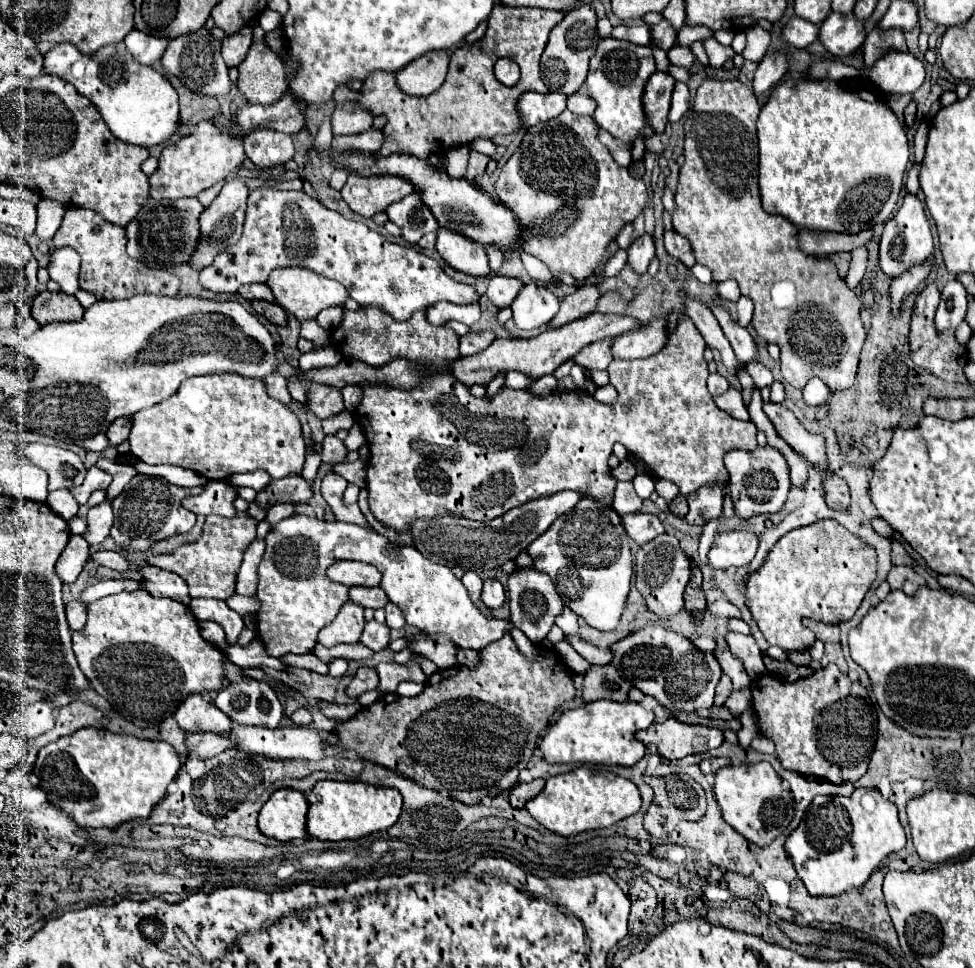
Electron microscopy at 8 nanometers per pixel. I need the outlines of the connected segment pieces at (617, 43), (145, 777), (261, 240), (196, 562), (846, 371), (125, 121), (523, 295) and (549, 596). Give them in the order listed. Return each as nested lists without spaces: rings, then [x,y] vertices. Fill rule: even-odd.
[[[605,38],[599,42],[597,52],[591,60],[591,68],[587,74],[587,90],[589,96],[595,100],[595,122],[607,130],[613,138],[617,138],[621,144],[631,148],[637,138],[647,140],[653,136],[653,128],[647,120],[645,106],[643,106],[643,92],[649,76],[657,70],[653,52],[649,46],[635,46],[629,42]]]
[[[83,728],[57,742],[47,744],[39,750],[35,762],[35,774],[39,776],[39,786],[45,790],[47,800],[65,810],[73,822],[81,828],[111,828],[115,830],[123,822],[135,818],[149,818],[153,806],[165,796],[167,786],[179,772],[179,756],[167,742],[139,740],[133,736],[119,736],[99,728]]]
[[[257,188],[249,194],[243,236],[231,248],[225,248],[211,266],[201,270],[201,286],[213,292],[237,292],[243,284],[265,282],[277,268],[301,266],[321,276],[341,282],[353,300],[361,306],[379,306],[395,320],[409,320],[413,312],[427,310],[437,302],[475,304],[479,294],[471,284],[463,284],[445,274],[429,256],[415,248],[399,246],[369,230],[363,222],[343,218],[325,208],[305,190],[285,192]]]
[[[207,516],[203,534],[193,544],[183,544],[171,554],[159,554],[151,556],[147,562],[171,570],[179,574],[185,582],[189,582],[189,594],[193,598],[207,596],[207,598],[221,598],[227,600],[231,594],[235,594],[235,578],[239,572],[239,564],[243,560],[245,548],[255,540],[255,524],[251,518],[223,518],[223,516]]]
[[[709,76],[699,86],[693,108],[685,120],[685,164],[679,170],[673,226],[675,232],[691,242],[695,260],[711,270],[713,282],[733,278],[737,280],[741,294],[753,300],[753,328],[759,338],[781,348],[781,374],[791,386],[803,390],[811,378],[819,376],[833,390],[845,390],[855,382],[859,352],[865,340],[865,330],[859,318],[861,300],[839,278],[833,262],[817,260],[799,250],[797,228],[789,224],[789,220],[783,216],[771,216],[761,208],[755,128],[759,110],[753,90],[741,80],[717,80]]]
[[[57,44],[43,58],[43,72],[59,76],[89,98],[119,140],[151,148],[167,142],[179,128],[175,88],[151,66],[129,60],[129,54],[121,44],[117,44],[117,48],[101,48],[97,56],[81,56],[73,44]]]
[[[527,284],[511,304],[513,320],[521,330],[537,330],[547,326],[559,312],[559,298],[537,284]]]
[[[535,568],[515,570],[509,576],[509,582],[507,582],[507,596],[509,596],[509,608],[511,608],[511,622],[519,630],[523,630],[529,636],[529,640],[533,640],[535,644],[541,642],[547,636],[555,618],[565,608],[565,604],[563,604],[559,592],[555,590],[553,582],[549,578],[545,578],[543,572],[537,572]]]

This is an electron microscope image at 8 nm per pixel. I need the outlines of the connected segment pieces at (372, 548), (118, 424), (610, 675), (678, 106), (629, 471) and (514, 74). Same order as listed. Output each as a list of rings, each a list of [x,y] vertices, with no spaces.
[[[293,514],[285,520],[281,520],[269,534],[265,536],[265,554],[259,564],[259,586],[257,586],[257,598],[261,600],[261,608],[257,612],[257,630],[259,638],[265,644],[267,652],[275,658],[293,652],[293,654],[305,654],[311,652],[313,646],[317,644],[317,632],[329,624],[339,608],[349,600],[347,588],[341,584],[331,582],[325,576],[325,570],[333,564],[333,560],[361,560],[361,562],[371,562],[373,566],[381,568],[383,572],[383,582],[381,588],[385,590],[387,598],[401,608],[405,614],[405,620],[409,626],[425,632],[425,634],[445,634],[449,636],[457,646],[461,648],[485,648],[491,642],[499,640],[507,632],[513,630],[513,624],[509,620],[487,620],[477,606],[469,600],[469,594],[465,586],[461,584],[459,578],[451,572],[451,568],[435,564],[427,560],[417,548],[413,546],[395,546],[391,544],[383,534],[377,532],[367,532],[361,526],[355,524],[345,524],[345,522],[327,522],[327,520],[317,520],[301,514]]]
[[[129,418],[115,420],[107,430],[107,438],[111,446],[119,446],[123,440],[127,440],[127,436],[129,436]]]
[[[591,666],[583,674],[583,702],[615,700],[625,702],[631,684],[613,666]]]
[[[677,82],[673,90],[673,100],[671,100],[671,112],[669,112],[669,122],[677,122],[689,108],[689,88],[685,82]]]
[[[623,460],[617,468],[611,470],[611,476],[615,480],[633,480],[635,474],[637,474],[637,470],[635,470],[635,466],[629,460]]]
[[[501,58],[494,65],[494,74],[505,86],[514,86],[520,79],[520,70],[516,62],[509,58]]]

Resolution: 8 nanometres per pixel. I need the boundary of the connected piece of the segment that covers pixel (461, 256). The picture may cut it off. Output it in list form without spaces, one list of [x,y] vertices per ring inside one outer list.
[[[439,228],[437,232],[437,250],[445,258],[447,264],[453,268],[473,274],[473,276],[485,276],[489,272],[487,252],[481,244],[475,240],[461,236],[455,230]]]

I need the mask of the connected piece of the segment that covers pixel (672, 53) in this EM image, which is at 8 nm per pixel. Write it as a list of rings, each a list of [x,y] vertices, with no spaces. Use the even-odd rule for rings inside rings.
[[[673,46],[667,52],[667,55],[670,63],[686,68],[689,68],[695,59],[690,46]]]

